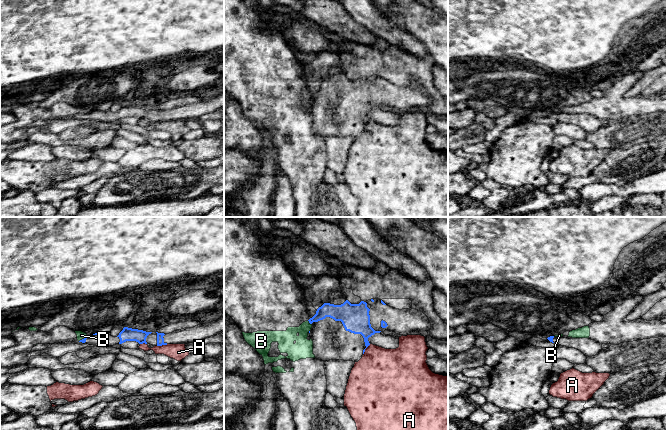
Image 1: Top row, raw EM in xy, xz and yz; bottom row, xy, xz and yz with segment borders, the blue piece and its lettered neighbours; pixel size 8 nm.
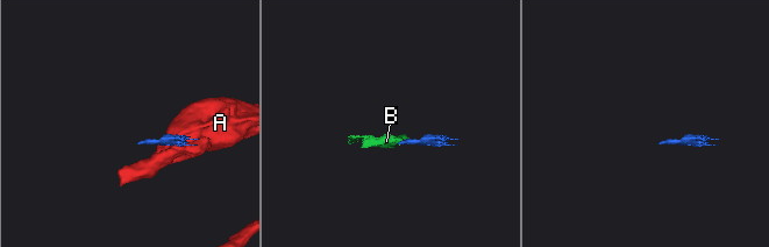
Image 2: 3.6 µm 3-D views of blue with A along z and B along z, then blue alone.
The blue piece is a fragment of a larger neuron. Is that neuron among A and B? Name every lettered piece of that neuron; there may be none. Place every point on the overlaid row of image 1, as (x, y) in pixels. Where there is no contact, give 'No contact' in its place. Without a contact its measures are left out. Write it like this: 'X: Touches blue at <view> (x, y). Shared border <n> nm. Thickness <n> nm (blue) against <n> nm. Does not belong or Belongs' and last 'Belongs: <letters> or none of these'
A: Touches blue at xy (162, 344). Shared border 90 nm. Thickness 60 nm (blue) against 130 nm. Does not belong
B: Touches blue at xz (309, 322). Shared border 50 nm. Thickness 130 nm (blue) against 160 nm. Does not belong
Belongs: none of these

